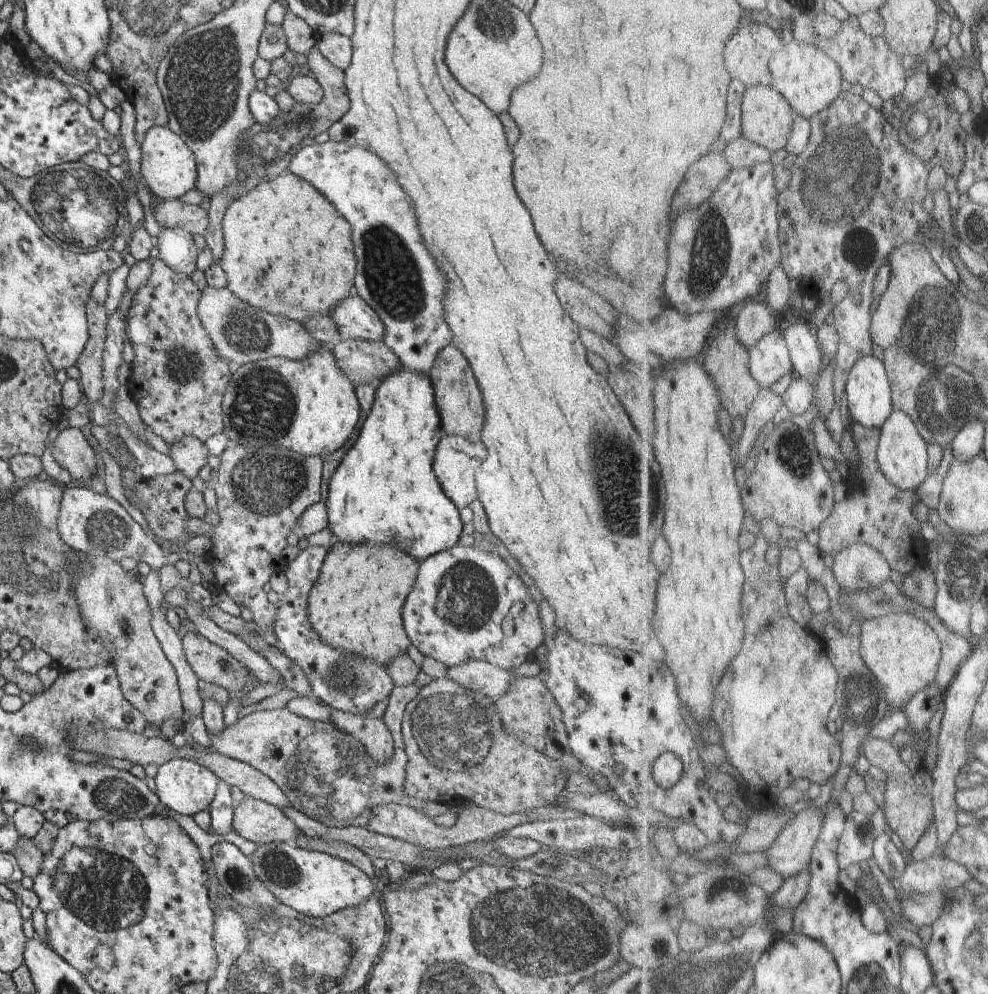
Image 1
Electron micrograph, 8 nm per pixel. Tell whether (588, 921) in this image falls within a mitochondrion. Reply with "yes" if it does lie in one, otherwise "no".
yes

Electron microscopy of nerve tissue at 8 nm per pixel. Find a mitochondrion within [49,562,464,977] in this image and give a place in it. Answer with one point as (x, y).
(102, 890)

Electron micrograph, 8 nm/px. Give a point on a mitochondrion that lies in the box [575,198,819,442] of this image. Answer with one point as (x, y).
(713, 246)

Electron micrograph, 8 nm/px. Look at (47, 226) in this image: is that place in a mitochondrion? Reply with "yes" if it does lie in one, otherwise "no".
yes

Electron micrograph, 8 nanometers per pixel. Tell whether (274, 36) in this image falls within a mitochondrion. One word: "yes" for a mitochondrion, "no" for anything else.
no

